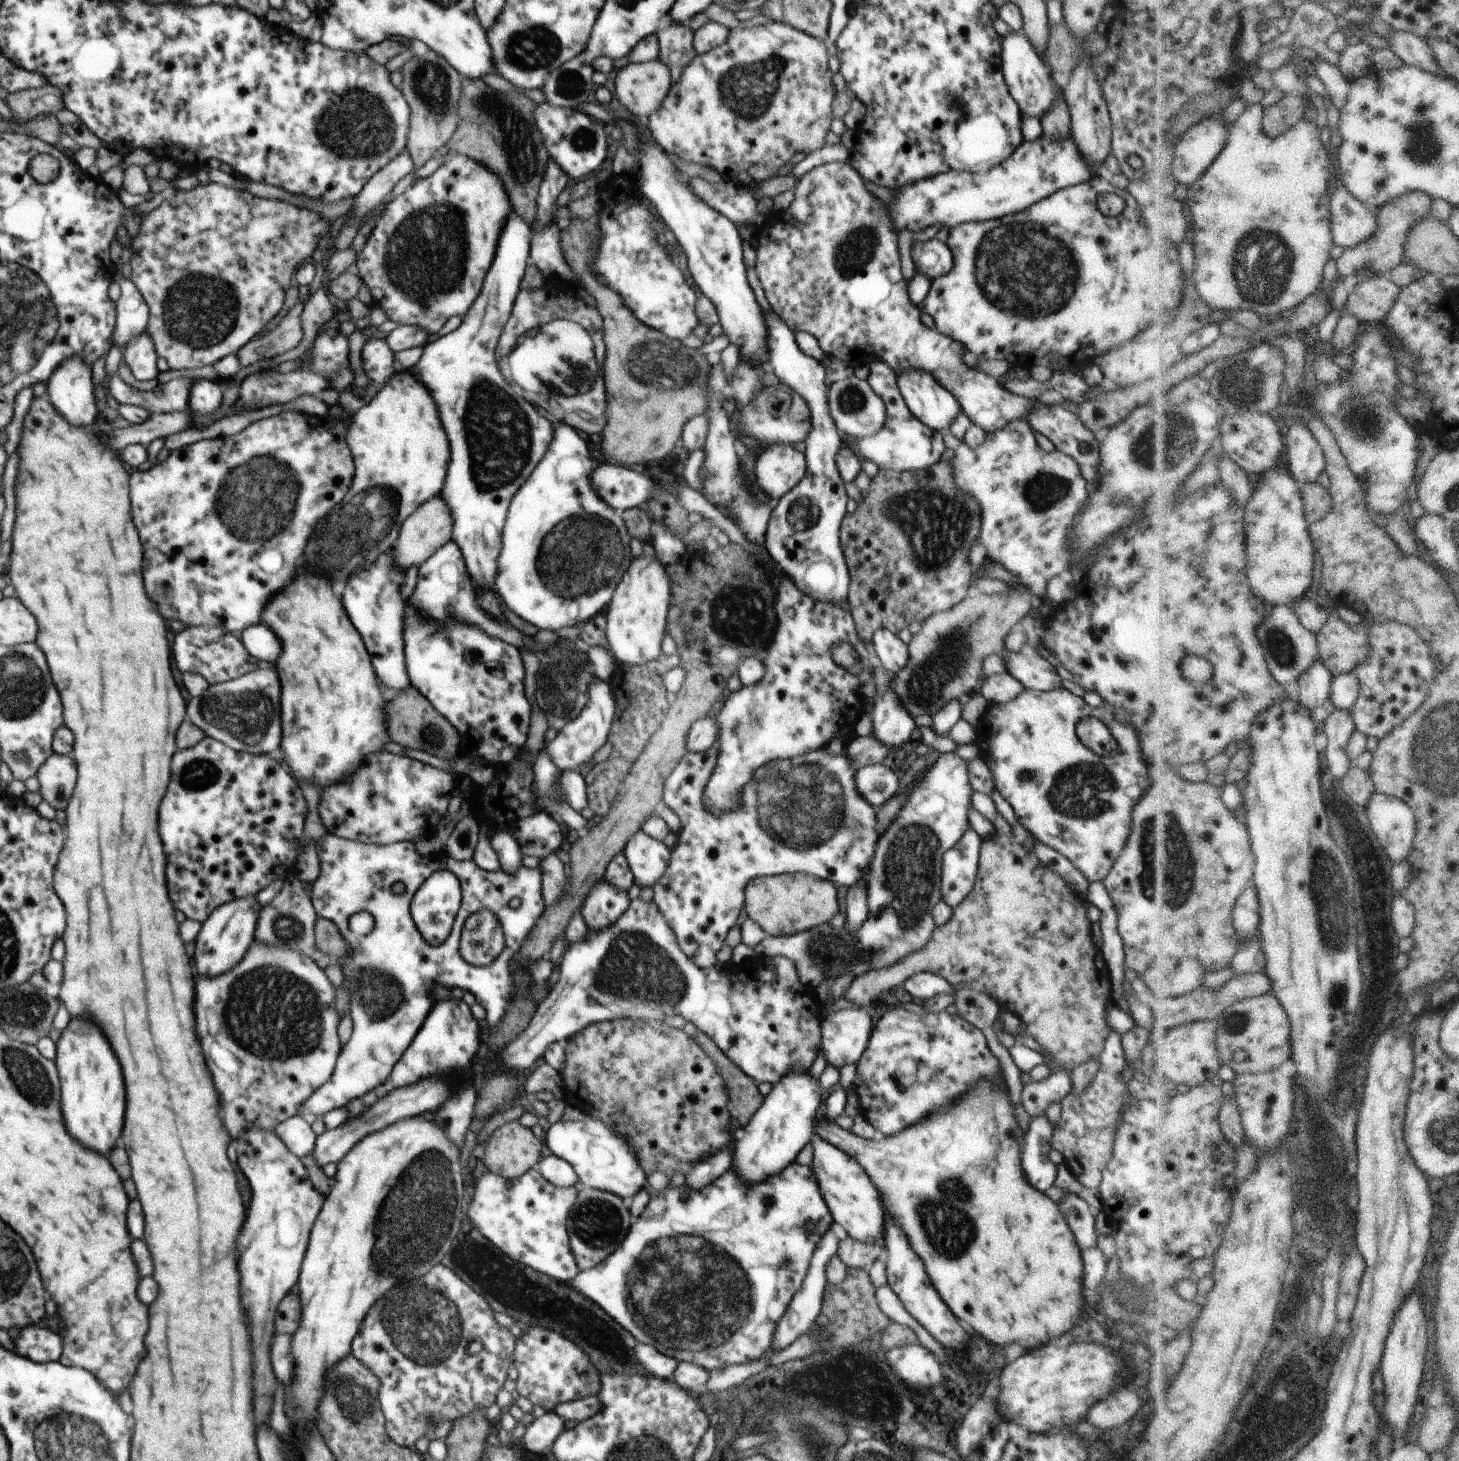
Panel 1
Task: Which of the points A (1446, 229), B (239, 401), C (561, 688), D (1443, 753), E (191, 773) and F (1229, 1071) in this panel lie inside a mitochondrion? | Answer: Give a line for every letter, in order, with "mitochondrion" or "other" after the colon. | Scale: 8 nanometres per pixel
A: other
B: other
C: mitochondrion
D: mitochondrion
E: mitochondrion
F: other

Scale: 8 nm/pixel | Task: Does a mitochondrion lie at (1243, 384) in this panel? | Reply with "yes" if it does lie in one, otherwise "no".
yes

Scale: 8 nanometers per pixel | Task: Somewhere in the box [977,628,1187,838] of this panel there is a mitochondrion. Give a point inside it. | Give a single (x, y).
(1084, 791)

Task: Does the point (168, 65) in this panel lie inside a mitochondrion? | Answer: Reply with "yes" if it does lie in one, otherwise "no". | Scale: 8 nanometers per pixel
no

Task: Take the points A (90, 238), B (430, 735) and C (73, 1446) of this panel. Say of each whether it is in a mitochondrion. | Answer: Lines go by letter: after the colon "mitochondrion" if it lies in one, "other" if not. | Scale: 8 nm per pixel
A: other
B: mitochondrion
C: mitochondrion

